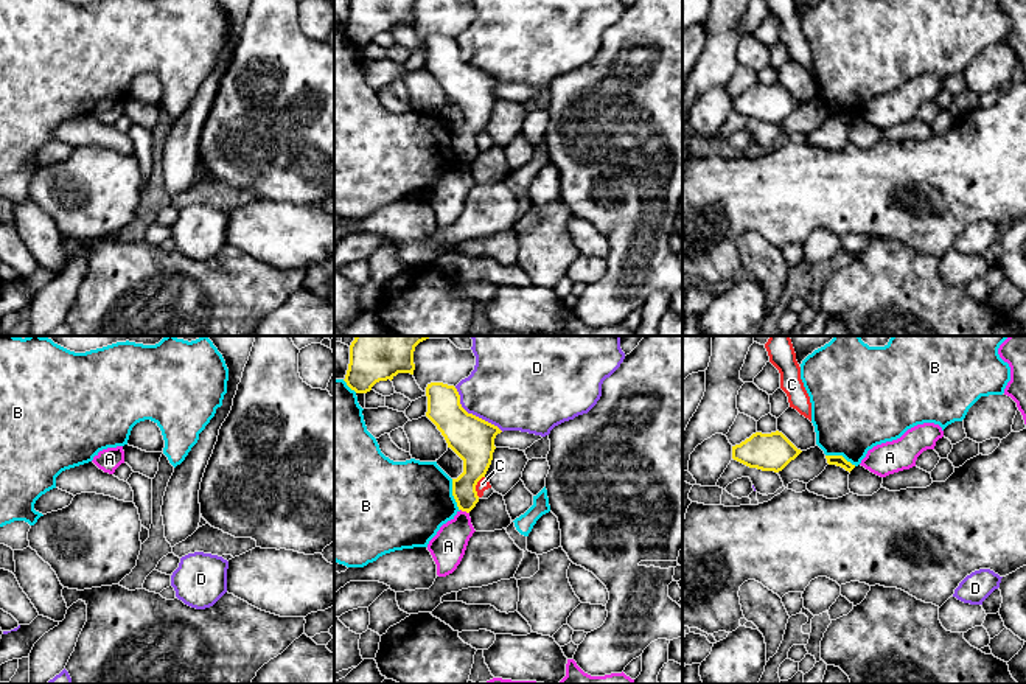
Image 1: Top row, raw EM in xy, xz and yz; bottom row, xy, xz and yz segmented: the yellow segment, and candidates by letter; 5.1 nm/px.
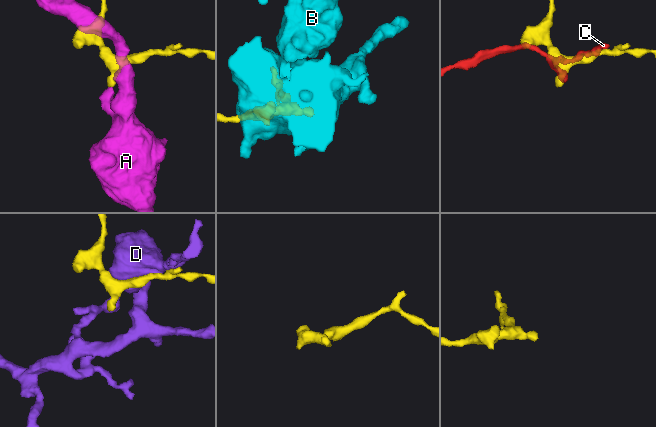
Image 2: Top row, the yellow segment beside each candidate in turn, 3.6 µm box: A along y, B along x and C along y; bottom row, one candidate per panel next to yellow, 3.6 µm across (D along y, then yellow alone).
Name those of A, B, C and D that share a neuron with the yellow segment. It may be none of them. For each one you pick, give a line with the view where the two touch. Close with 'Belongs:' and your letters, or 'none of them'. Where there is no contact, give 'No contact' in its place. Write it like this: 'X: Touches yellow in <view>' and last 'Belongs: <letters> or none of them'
Belongs: none of them

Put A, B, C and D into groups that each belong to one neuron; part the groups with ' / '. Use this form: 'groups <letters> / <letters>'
groups A / B / C / D

